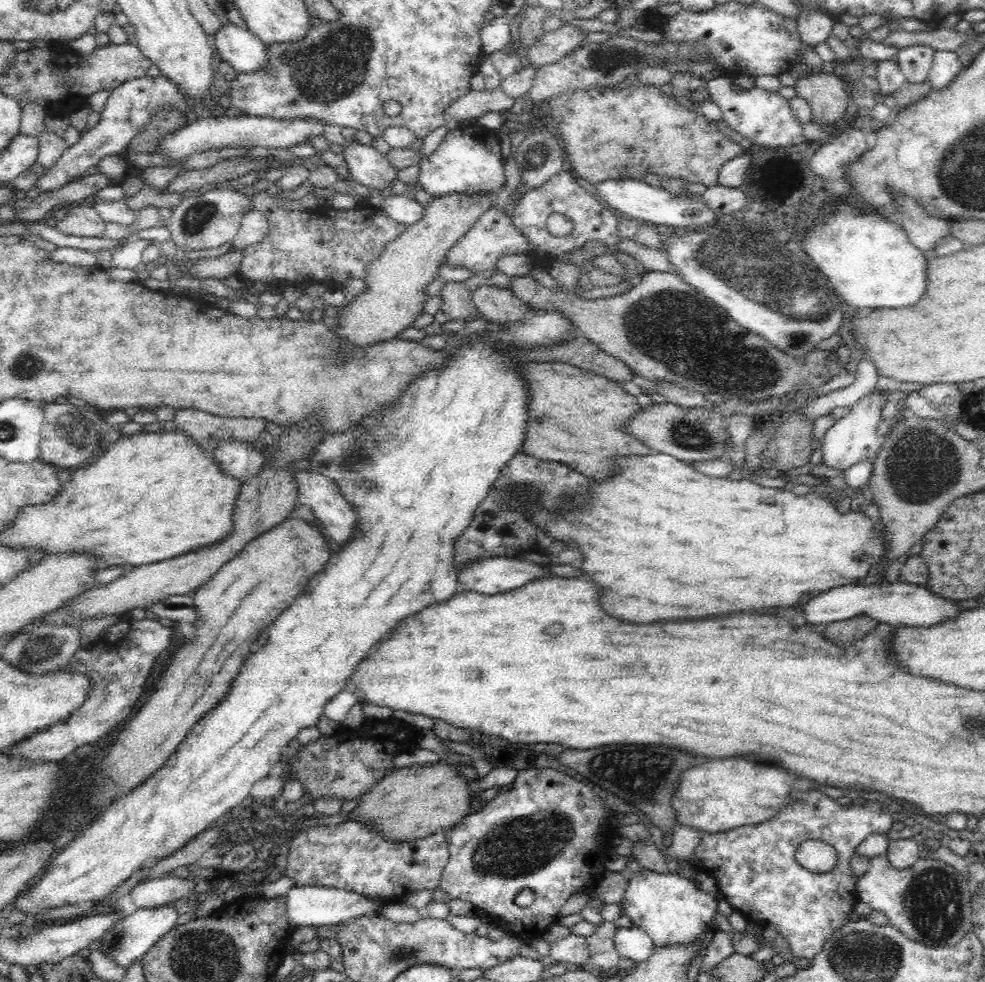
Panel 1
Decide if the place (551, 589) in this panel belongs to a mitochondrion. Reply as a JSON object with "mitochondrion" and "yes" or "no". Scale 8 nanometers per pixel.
{"mitochondrion":"no"}

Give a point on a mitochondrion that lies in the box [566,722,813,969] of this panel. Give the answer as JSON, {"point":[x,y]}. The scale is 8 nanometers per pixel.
{"point":[650,773]}

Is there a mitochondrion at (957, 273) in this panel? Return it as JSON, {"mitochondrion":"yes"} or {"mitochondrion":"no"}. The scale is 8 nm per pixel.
{"mitochondrion":"no"}

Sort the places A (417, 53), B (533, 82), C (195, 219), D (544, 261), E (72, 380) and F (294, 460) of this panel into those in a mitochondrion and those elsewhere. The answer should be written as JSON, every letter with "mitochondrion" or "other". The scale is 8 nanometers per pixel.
{"A":"other","B":"other","C":"mitochondrion","D":"other","E":"other","F":"other"}

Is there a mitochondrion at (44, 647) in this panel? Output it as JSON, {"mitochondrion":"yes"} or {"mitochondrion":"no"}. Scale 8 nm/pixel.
{"mitochondrion":"yes"}

